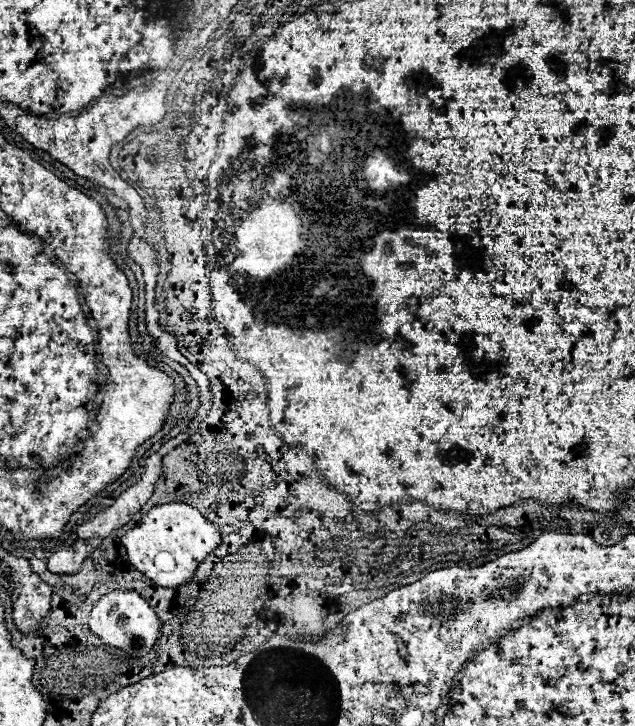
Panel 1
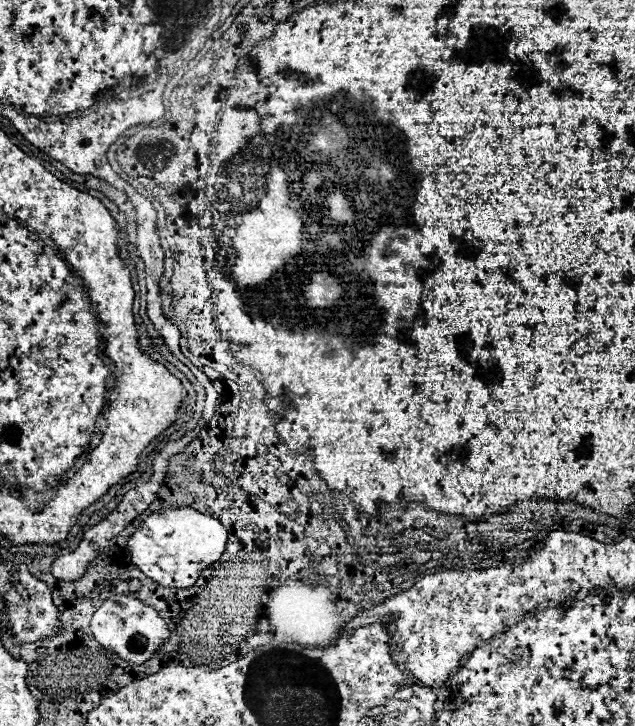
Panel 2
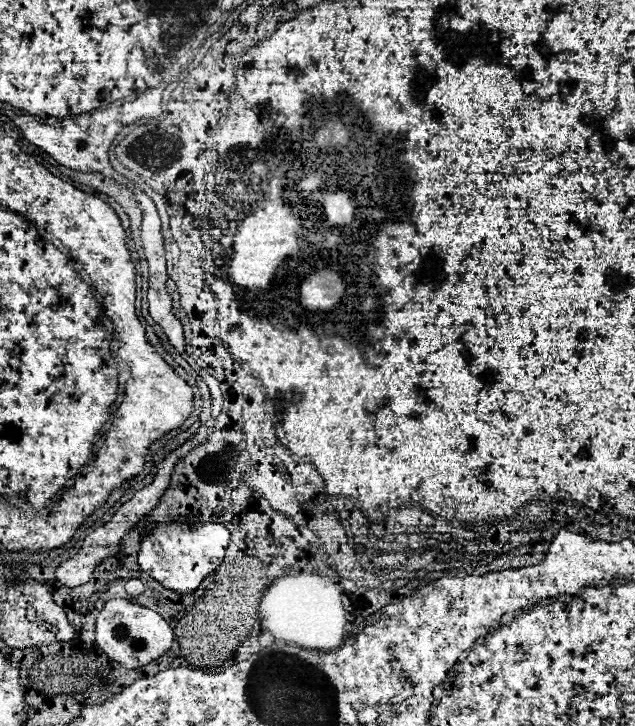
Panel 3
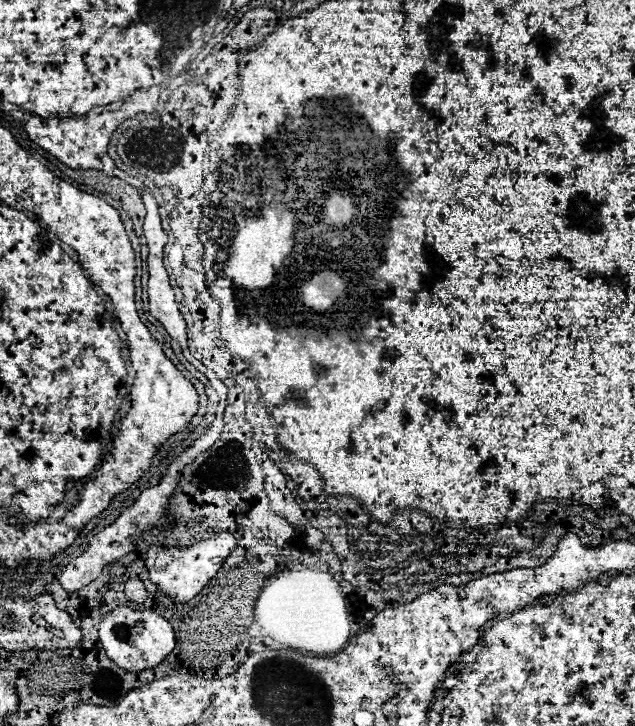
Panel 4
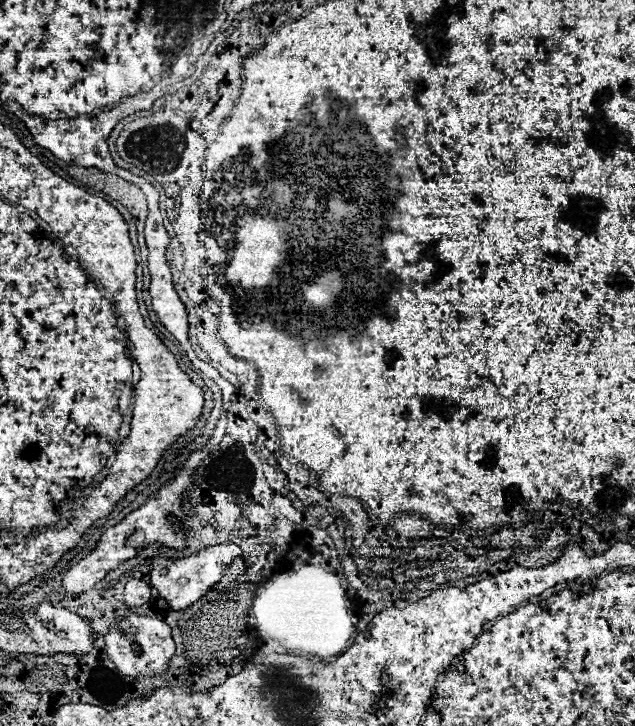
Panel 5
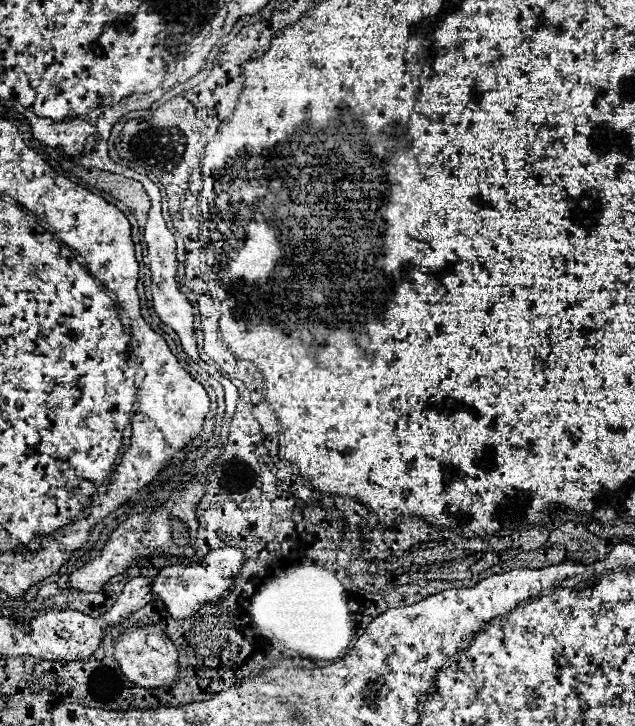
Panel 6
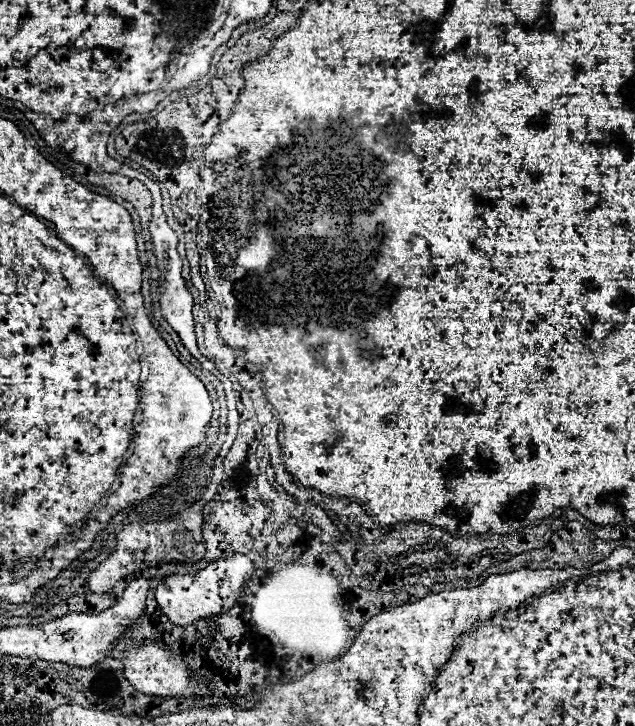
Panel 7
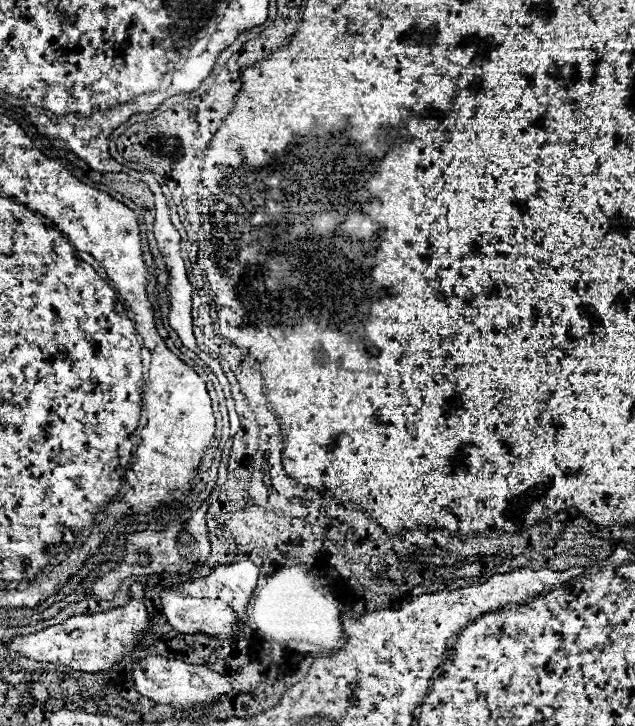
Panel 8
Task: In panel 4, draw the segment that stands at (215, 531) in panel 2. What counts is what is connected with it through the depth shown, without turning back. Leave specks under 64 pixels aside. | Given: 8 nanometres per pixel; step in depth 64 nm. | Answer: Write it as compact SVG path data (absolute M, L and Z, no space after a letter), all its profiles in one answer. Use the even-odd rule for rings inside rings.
M228 532L210 536L208 540L202 540L188 548L168 548L168 546L150 546L146 554L146 568L150 572L150 580L158 586L158 590L166 596L170 596L174 602L186 604L188 600L196 598L202 588L218 574L230 552L236 548L236 538L232 538Z

